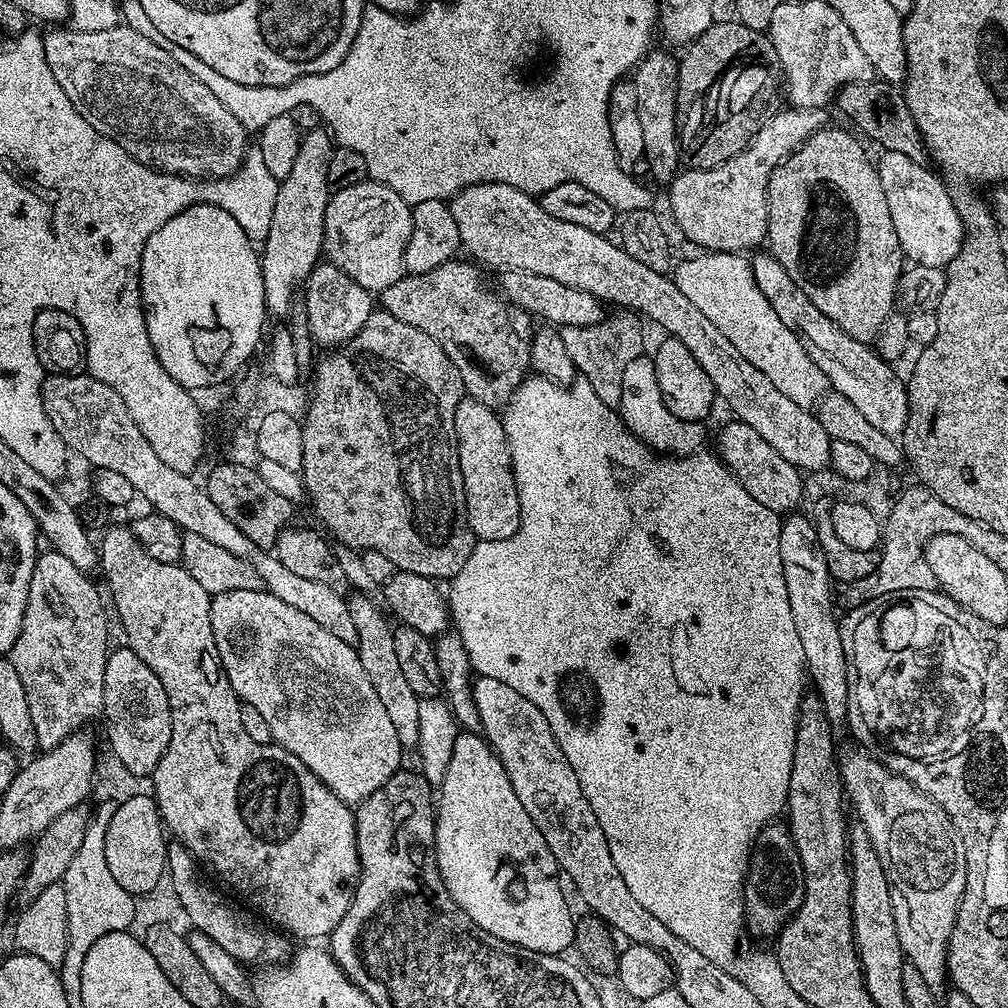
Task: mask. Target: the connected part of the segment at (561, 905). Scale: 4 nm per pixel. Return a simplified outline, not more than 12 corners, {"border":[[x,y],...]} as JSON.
{"border":[[483,735],[438,787],[436,865],[482,930],[574,944],[558,867]]}

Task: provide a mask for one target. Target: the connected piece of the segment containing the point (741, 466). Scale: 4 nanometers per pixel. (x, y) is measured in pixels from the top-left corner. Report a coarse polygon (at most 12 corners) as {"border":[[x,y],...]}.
{"border":[[735,418],[715,455],[777,514],[804,499],[804,476]]}

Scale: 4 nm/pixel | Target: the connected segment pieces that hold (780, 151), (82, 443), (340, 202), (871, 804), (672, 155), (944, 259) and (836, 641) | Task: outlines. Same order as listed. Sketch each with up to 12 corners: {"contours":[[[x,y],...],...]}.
{"contours":[[[788,106],[734,158],[688,168],[668,200],[697,249],[748,254],[768,235],[768,183],[825,127]],[[52,374],[45,414],[93,469],[124,475],[185,533],[258,570],[263,591],[355,645],[348,600],[250,542],[154,454],[126,402]],[[369,178],[329,195],[323,255],[367,292],[405,275],[412,205]],[[868,751],[840,779],[907,963],[937,998],[968,864],[946,810]],[[677,57],[636,65],[636,116],[656,180],[677,175]],[[875,161],[912,264],[947,269],[966,231],[931,167]],[[807,515],[780,553],[807,677],[834,726],[850,705],[833,576]]]}

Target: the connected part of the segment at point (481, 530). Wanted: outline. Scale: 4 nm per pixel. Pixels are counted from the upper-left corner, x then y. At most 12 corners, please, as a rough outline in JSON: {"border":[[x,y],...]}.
{"border":[[465,398],[454,430],[470,530],[510,538],[520,503],[503,419]]}

